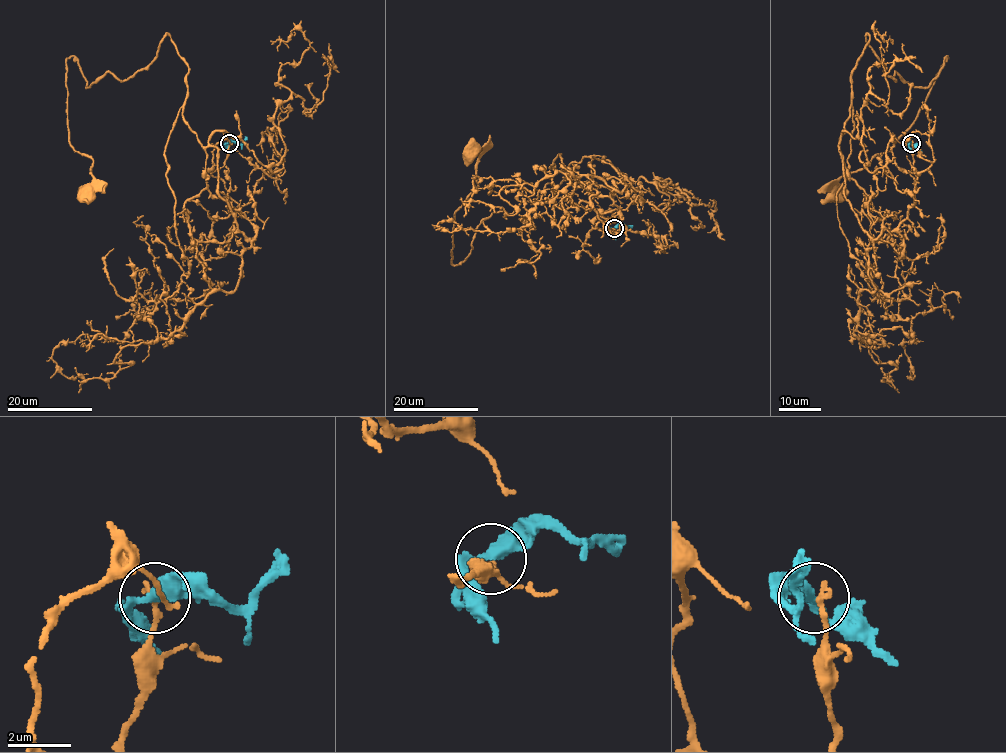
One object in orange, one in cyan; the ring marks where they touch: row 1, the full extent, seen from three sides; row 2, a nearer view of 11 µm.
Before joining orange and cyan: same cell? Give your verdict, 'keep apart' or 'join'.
keep apart

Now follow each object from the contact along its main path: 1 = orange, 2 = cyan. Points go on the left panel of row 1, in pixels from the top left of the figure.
1: (229, 142), (234, 233), (197, 241), (177, 47), (88, 87), (69, 56), (85, 195)
2: (229, 142), (239, 143), (246, 136)

